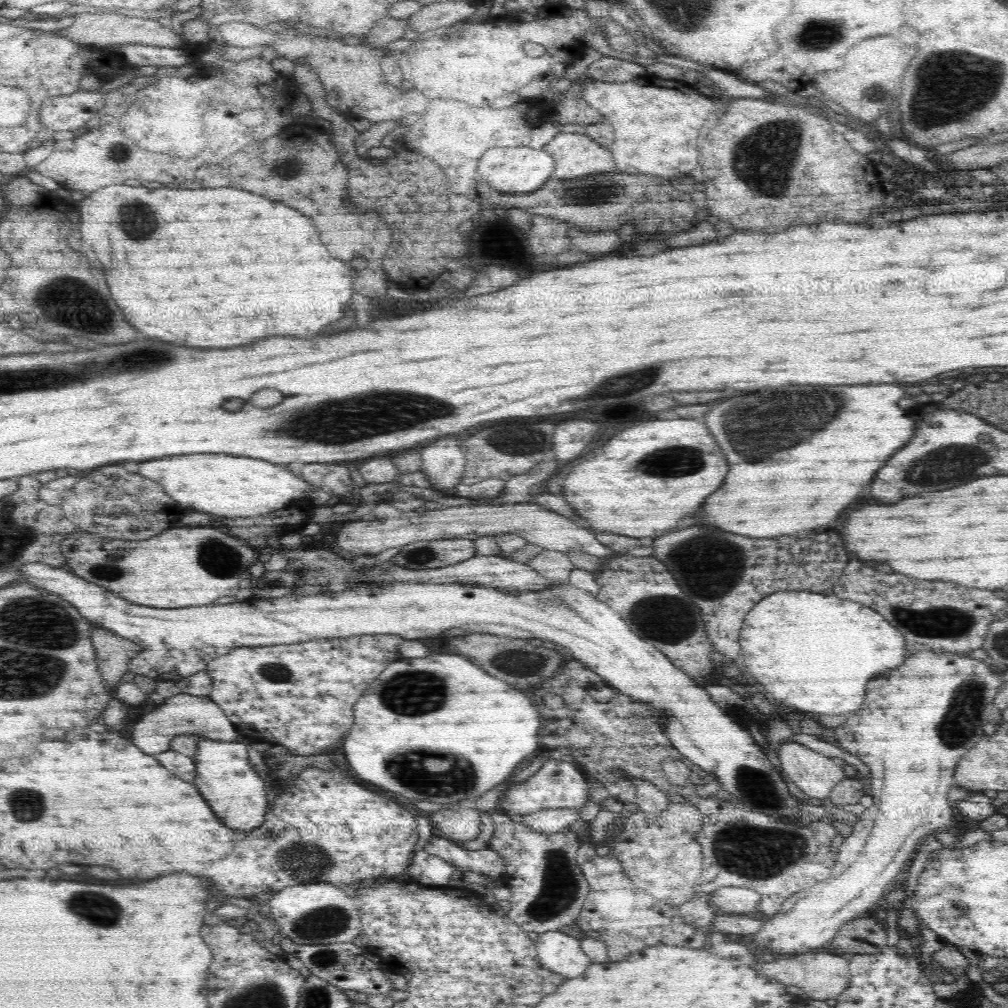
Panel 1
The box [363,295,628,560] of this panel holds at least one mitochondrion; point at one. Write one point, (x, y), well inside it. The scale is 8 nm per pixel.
(516, 439)

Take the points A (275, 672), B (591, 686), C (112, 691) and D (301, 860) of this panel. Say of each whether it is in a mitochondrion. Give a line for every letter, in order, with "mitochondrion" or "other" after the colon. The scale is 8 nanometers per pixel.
A: mitochondrion
B: other
C: other
D: mitochondrion

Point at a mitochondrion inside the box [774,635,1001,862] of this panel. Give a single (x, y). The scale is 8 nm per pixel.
(962, 717)

